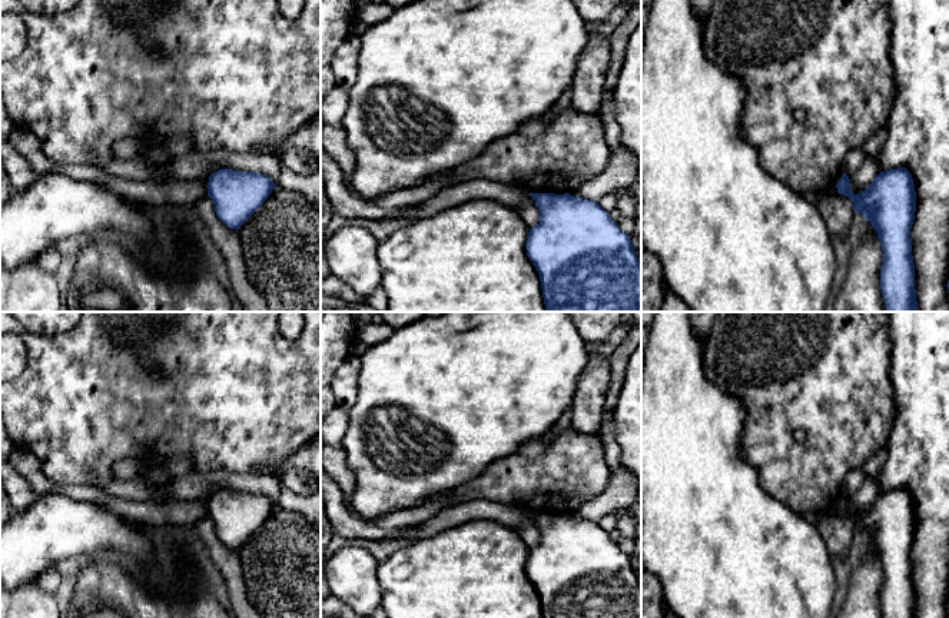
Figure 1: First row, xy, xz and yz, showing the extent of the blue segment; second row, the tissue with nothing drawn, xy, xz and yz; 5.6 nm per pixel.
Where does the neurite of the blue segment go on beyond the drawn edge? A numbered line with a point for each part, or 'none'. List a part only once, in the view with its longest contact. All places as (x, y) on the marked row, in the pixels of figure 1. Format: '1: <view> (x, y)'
none

